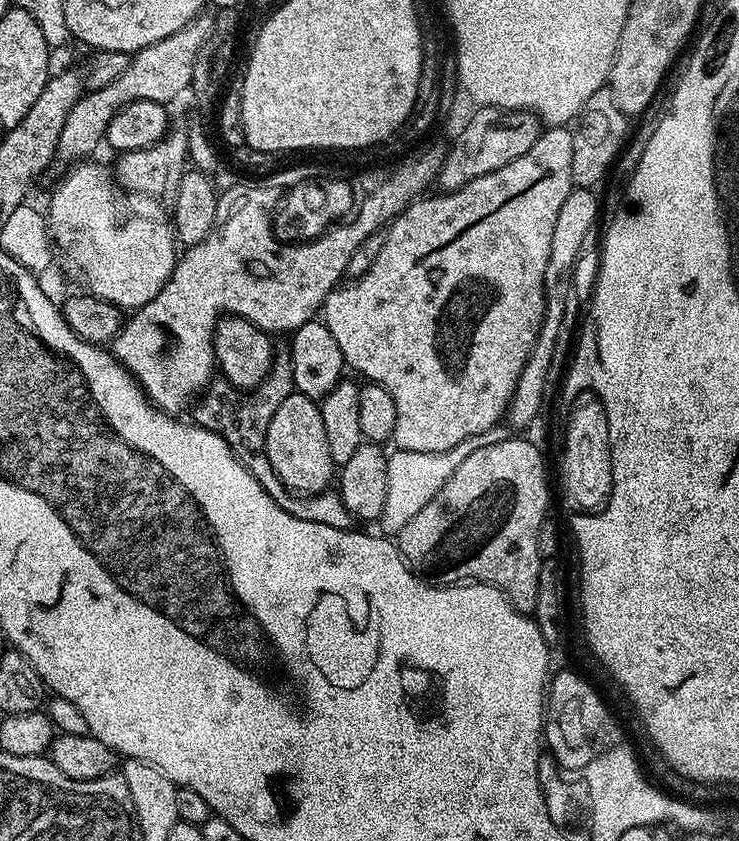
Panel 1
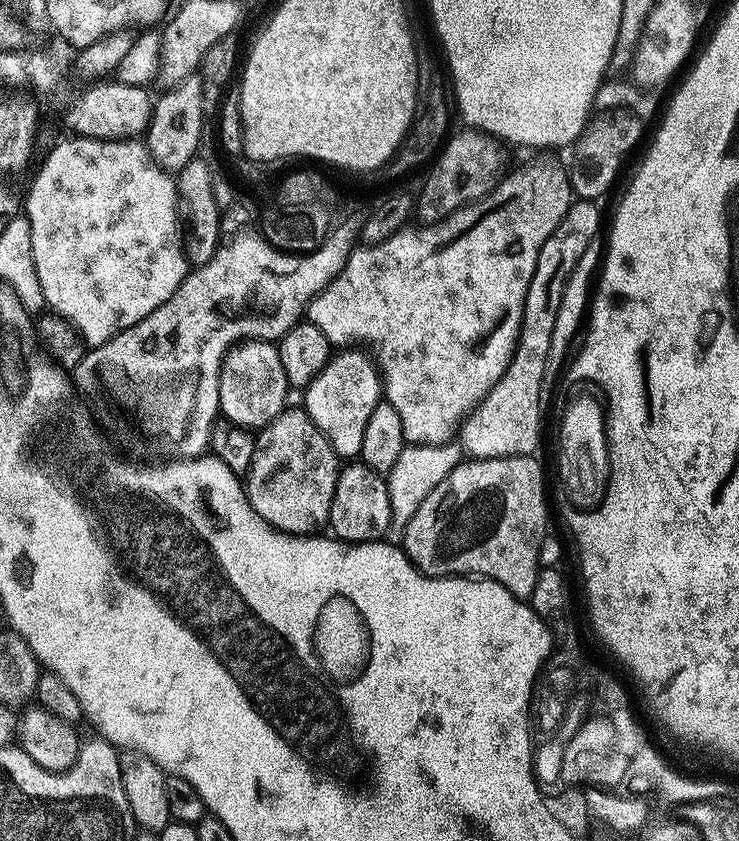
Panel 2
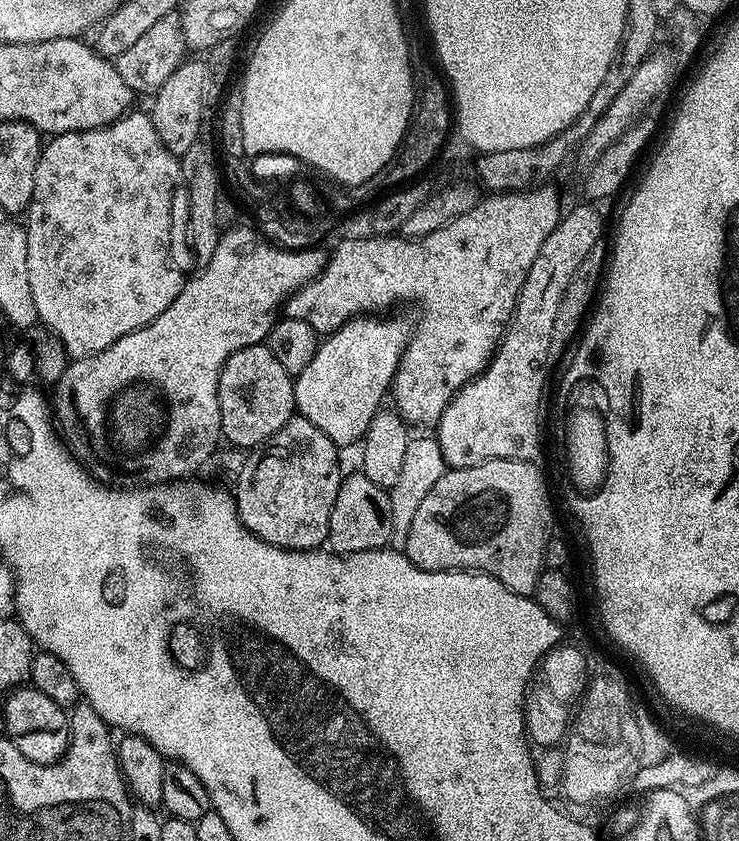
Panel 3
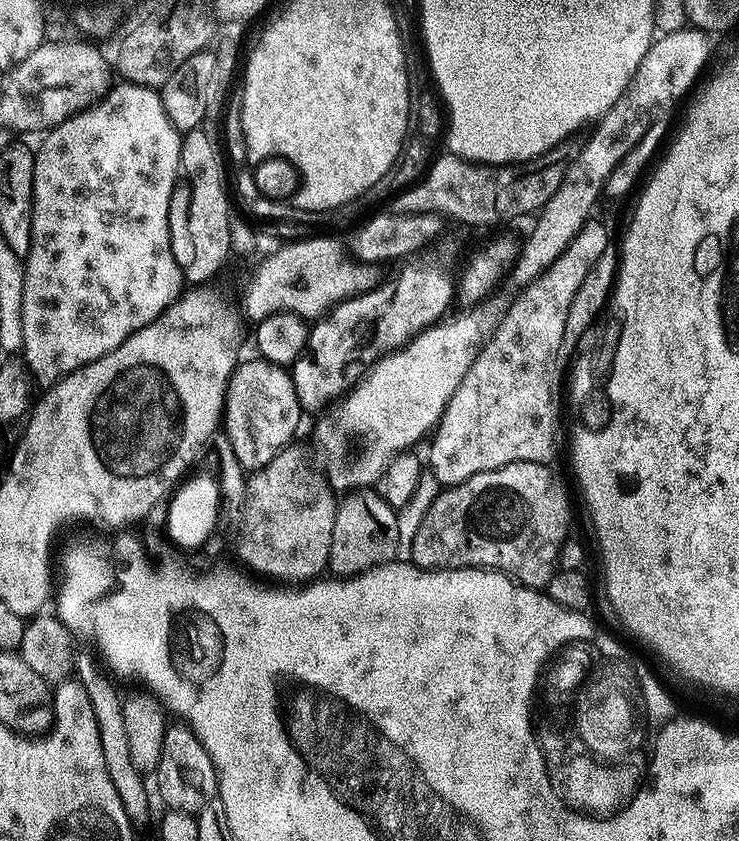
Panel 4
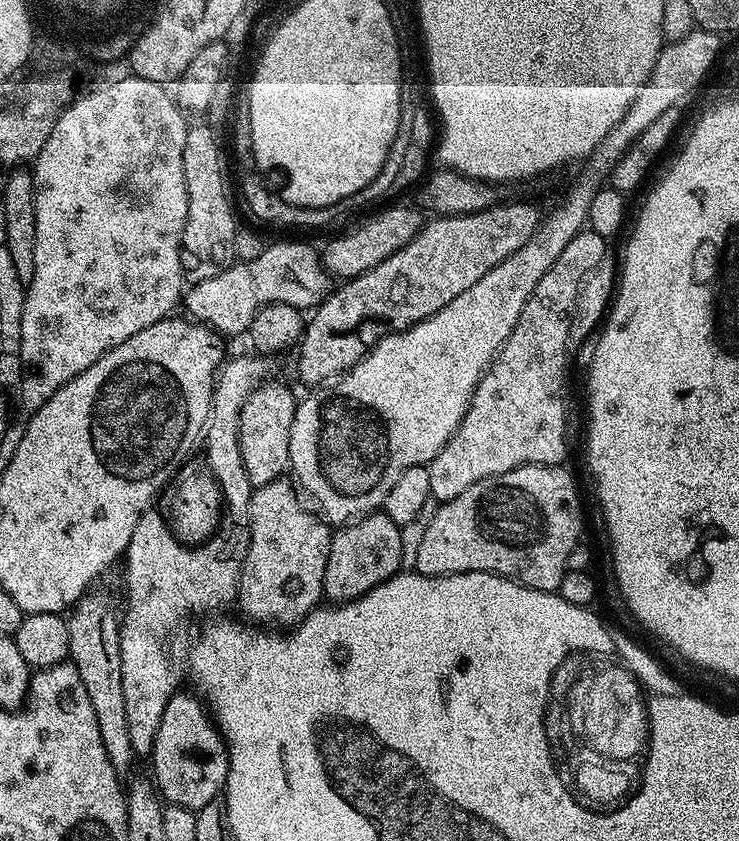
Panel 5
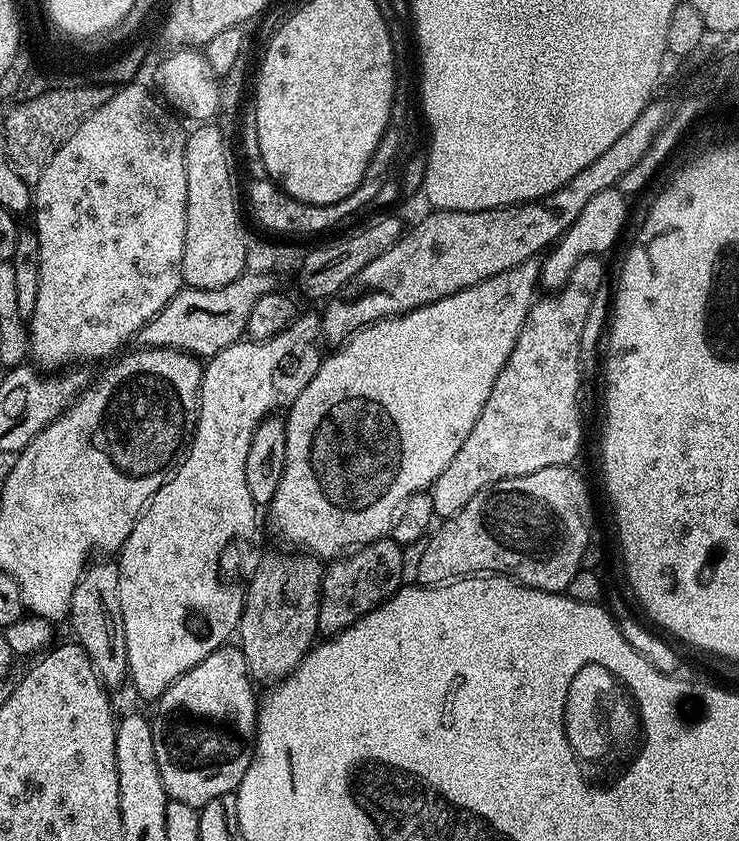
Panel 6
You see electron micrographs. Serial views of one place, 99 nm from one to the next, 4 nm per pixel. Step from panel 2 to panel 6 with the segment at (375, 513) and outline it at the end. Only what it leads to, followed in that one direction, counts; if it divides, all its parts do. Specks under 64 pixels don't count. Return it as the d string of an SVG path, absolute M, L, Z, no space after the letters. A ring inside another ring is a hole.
M391 538L361 544L359 548L333 559L323 569L320 578L319 631L335 634L349 628L358 618L374 610L383 600L388 600L404 584L402 578L403 547Z

